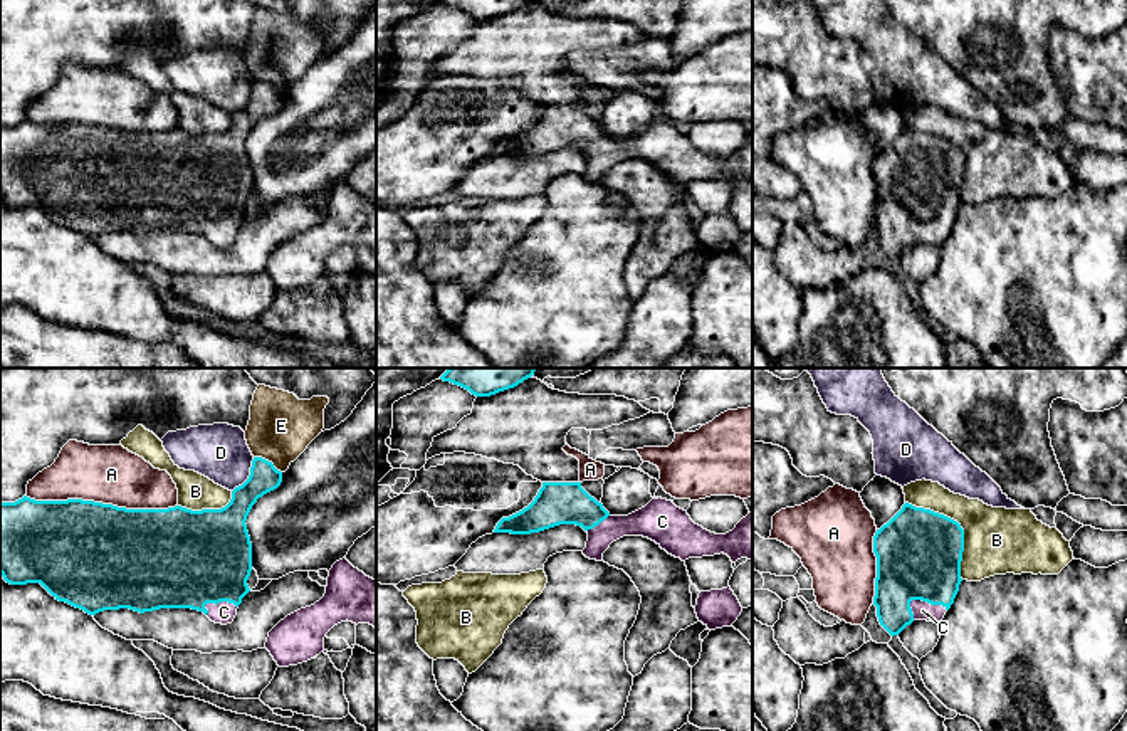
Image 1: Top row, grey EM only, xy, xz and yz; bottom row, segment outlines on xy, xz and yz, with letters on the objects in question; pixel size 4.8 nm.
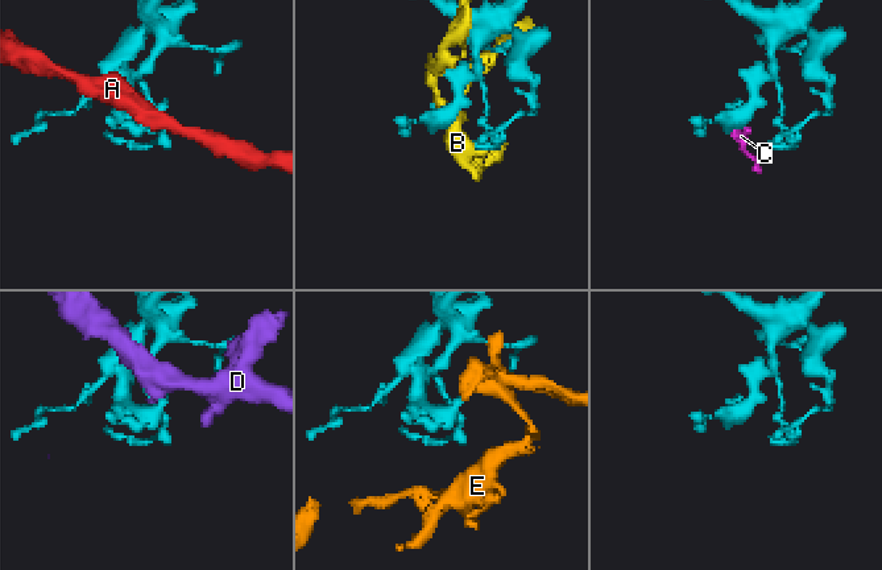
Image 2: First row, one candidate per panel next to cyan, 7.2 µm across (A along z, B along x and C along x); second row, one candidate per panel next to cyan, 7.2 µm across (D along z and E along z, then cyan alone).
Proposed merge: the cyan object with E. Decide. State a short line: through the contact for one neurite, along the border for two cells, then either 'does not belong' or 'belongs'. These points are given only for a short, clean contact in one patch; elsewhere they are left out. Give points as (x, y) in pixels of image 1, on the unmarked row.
xy (254, 79), (267, 83), (281, 96) | does not belong

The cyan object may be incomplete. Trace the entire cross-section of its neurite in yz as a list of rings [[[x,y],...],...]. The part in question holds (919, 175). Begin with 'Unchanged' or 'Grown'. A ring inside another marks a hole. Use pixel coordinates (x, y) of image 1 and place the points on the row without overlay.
Grown. [[[909,126],[873,160],[873,229],[894,260],[914,244],[939,247],[959,215],[964,153]]]

